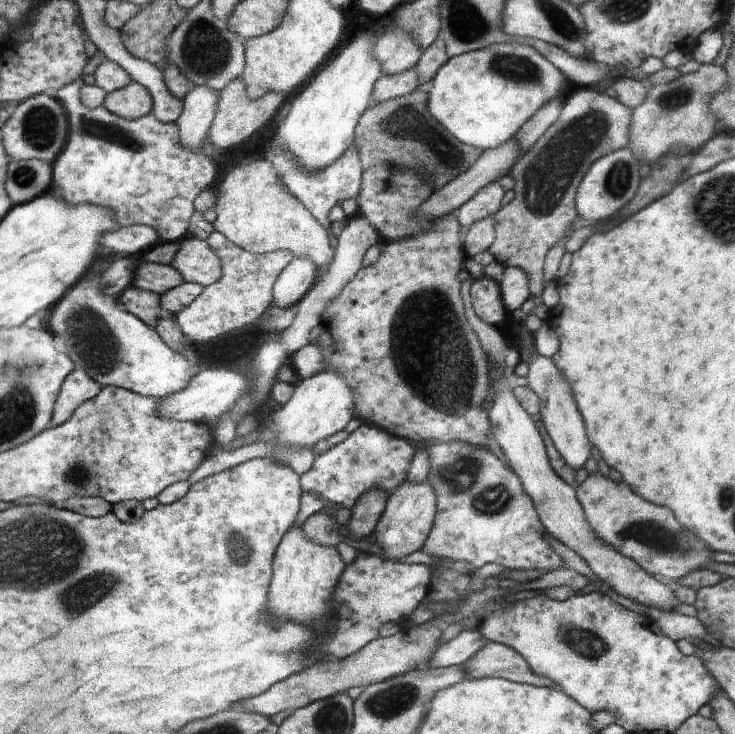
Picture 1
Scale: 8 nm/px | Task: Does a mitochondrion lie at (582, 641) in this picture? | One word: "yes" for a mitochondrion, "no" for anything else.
yes

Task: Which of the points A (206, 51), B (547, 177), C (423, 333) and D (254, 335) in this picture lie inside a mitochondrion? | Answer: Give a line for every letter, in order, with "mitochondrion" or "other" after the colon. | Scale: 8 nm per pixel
A: mitochondrion
B: mitochondrion
C: mitochondrion
D: other

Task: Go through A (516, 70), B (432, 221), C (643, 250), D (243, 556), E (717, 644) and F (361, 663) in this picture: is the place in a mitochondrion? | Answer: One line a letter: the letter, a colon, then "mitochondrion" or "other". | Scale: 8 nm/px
A: mitochondrion
B: other
C: other
D: mitochondrion
E: other
F: other

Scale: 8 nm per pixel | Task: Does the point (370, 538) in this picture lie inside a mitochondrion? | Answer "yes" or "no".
no

